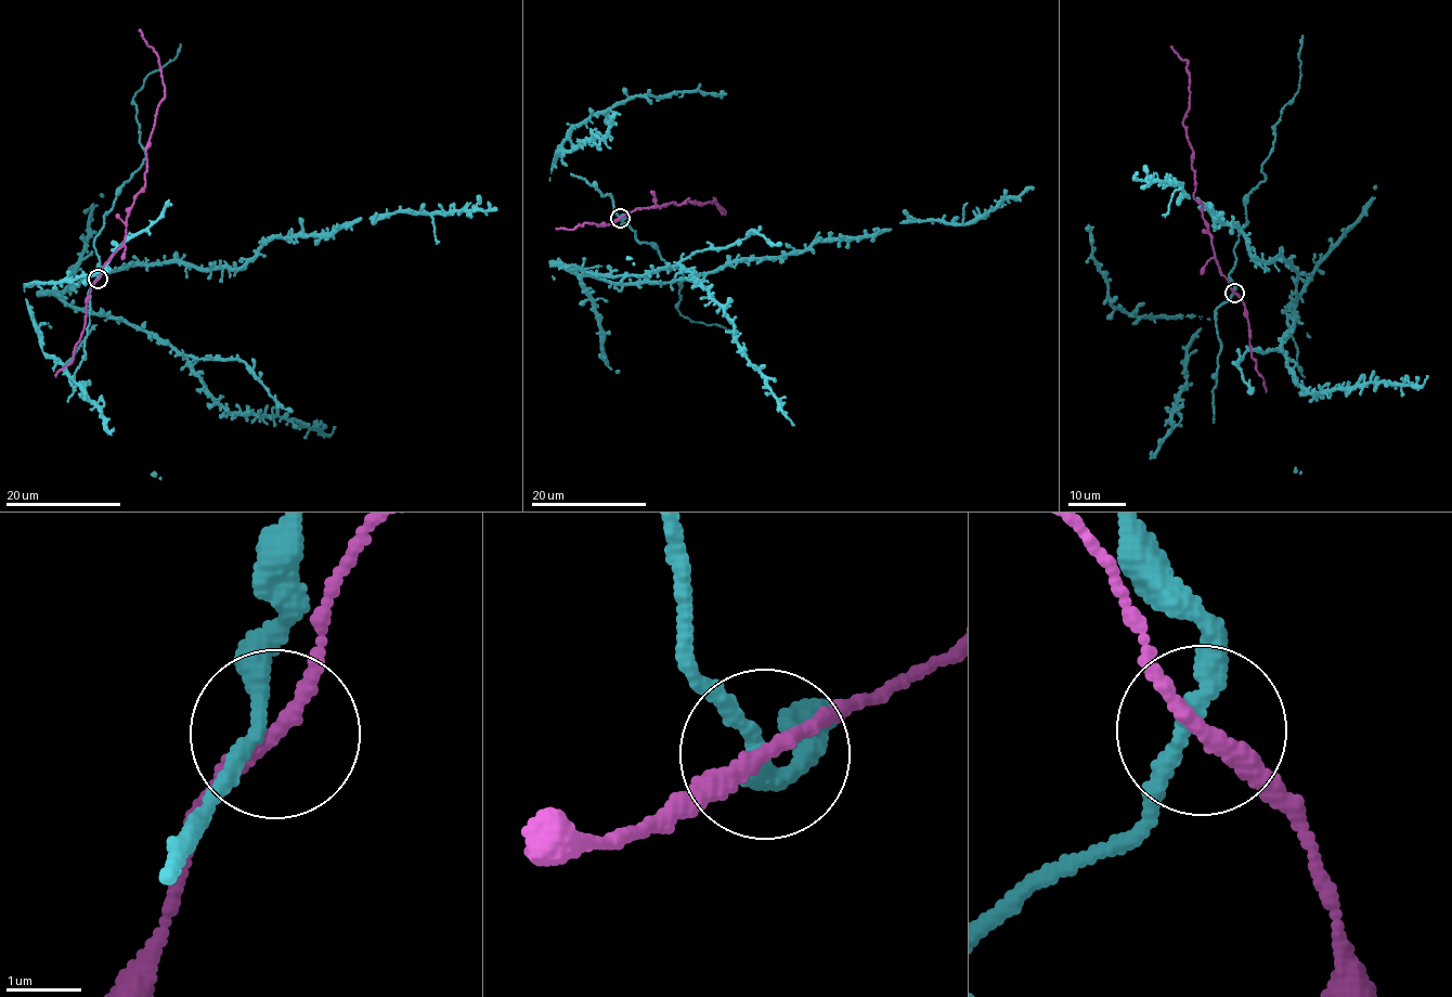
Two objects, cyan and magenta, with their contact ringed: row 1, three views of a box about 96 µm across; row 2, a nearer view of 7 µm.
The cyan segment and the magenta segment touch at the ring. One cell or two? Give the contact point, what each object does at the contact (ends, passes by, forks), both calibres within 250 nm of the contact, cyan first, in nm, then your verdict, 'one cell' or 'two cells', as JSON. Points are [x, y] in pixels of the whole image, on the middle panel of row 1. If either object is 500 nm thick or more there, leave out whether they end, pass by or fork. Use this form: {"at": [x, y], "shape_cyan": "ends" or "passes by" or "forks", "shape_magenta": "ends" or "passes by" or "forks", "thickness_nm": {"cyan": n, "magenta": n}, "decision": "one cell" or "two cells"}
{"at": [620, 218], "shape_cyan": "passes by", "shape_magenta": "passes by", "thickness_nm": {"cyan": 240, "magenta": 200}, "decision": "one cell"}

